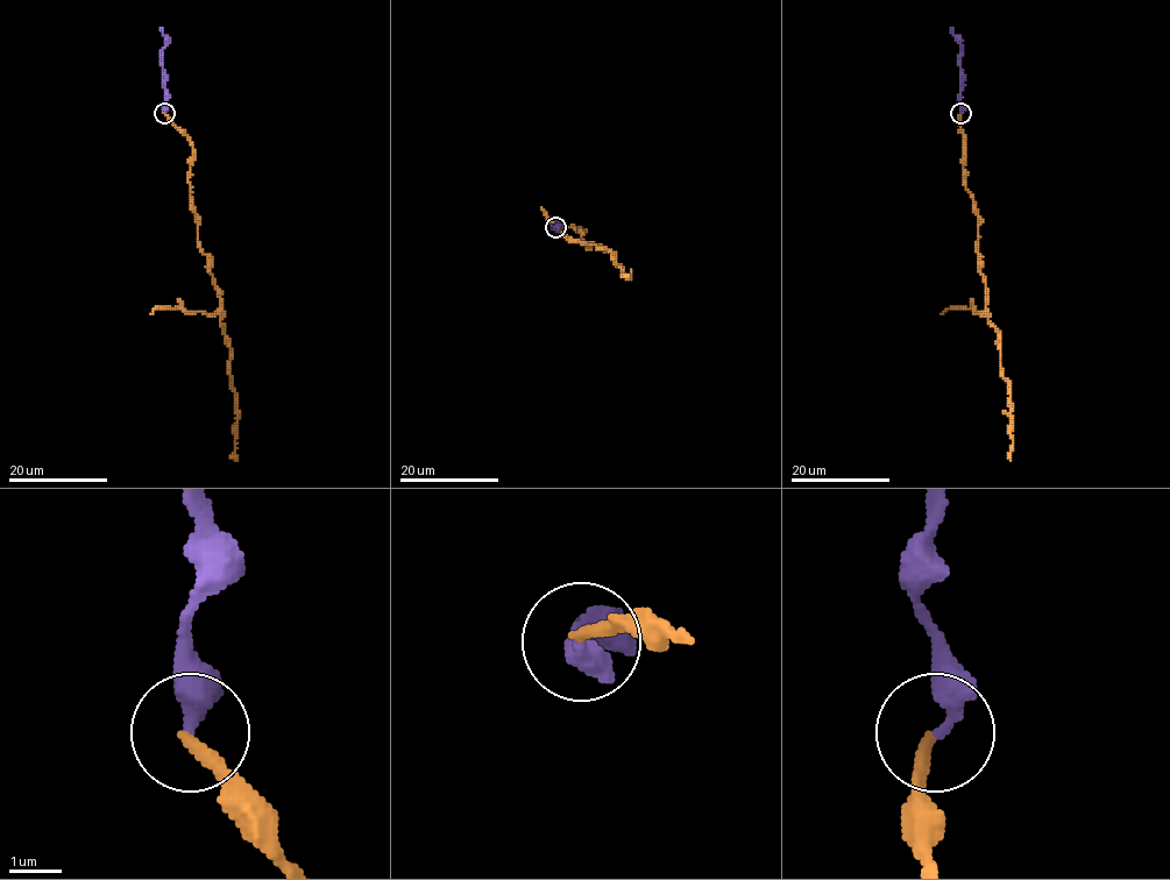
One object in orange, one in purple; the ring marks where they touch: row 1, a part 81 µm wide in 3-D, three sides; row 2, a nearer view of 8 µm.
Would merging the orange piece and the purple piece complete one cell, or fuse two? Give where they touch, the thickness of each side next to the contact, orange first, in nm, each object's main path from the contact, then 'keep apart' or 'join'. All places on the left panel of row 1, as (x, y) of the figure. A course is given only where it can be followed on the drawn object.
place (164, 113); calibres 260 and 380 nm; course orange (164, 113), (193, 151), (192, 210), (231, 350), (238, 461); course purple (164, 113), (161, 56), (165, 41), (162, 27); join

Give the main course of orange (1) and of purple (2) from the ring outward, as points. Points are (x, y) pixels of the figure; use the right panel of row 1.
1: (961, 113), (963, 182), (978, 219), (986, 317), (998, 333), (1001, 375), (1009, 394), (1011, 461)
2: (961, 113), (961, 41), (950, 27)

